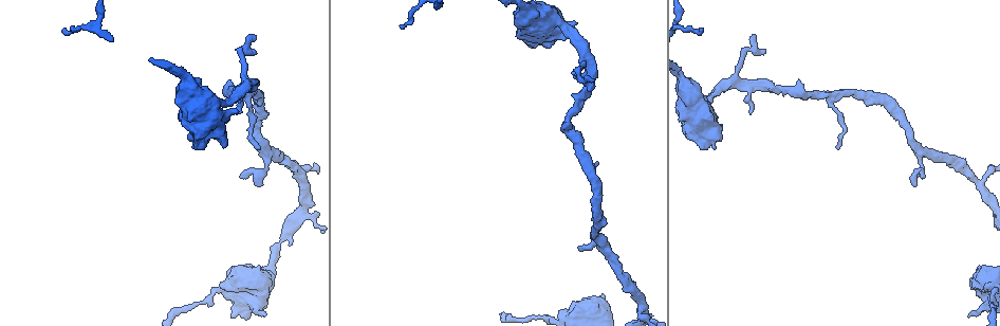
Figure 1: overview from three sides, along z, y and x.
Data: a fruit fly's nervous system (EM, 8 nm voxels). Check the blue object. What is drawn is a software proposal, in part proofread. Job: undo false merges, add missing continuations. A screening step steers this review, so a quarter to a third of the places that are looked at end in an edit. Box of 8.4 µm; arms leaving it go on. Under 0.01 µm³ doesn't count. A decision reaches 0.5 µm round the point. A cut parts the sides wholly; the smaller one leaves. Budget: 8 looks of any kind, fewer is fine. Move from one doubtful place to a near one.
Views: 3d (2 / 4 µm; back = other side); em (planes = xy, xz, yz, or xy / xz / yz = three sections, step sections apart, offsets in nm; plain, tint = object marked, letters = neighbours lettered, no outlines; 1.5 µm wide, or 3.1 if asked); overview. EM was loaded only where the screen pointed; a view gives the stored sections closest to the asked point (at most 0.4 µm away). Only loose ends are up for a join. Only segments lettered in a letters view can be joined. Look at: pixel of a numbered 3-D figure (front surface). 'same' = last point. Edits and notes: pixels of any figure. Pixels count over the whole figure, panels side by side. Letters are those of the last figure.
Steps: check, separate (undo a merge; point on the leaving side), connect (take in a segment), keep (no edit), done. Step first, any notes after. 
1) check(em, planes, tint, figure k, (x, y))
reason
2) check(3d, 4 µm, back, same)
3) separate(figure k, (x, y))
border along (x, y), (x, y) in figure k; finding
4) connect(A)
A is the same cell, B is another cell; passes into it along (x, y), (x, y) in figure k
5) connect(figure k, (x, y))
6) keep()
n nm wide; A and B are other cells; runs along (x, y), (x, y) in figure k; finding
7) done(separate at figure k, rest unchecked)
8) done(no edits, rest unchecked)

check(em, planes, tint, figure 1, (555, 24))
thick turns thin

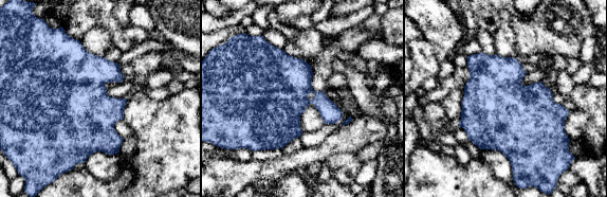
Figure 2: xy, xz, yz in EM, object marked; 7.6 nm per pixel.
check(em, planes, letters, same)
what lies round it

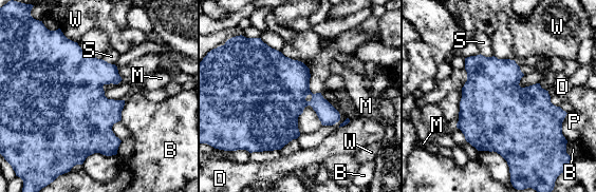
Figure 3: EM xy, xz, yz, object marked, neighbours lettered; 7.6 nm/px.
keep()
B, D, M, P, S and W are other cells; all the same neuron

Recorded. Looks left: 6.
check(em, planes, plain, figure 1, (579, 107))
abrupt turn

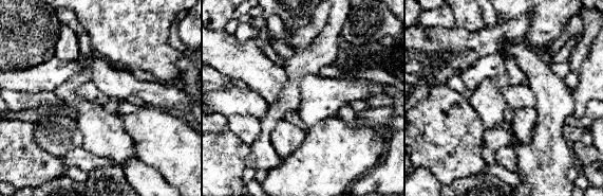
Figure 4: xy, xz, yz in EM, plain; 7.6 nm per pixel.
check(em, planes, letters, same)
what lies round it

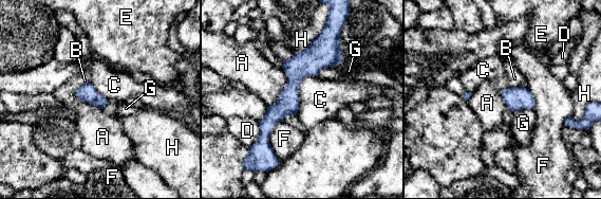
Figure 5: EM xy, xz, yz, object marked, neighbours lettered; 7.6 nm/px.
keep()
A, B, C, D, E, F, G and H are other cells; border along (283, 68), (287, 83), (267, 106) in figure 5; one neuron here

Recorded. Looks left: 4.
check(3d, 4 µm, figure 1, (922, 152))
branch point

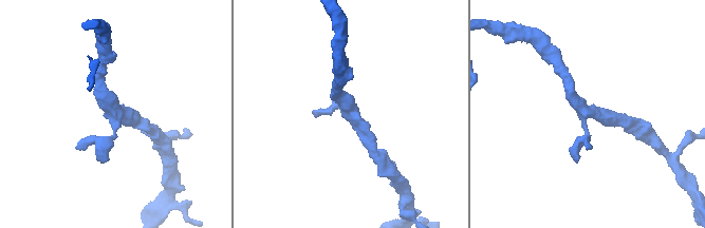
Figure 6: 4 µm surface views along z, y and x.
check(em, planes, letters, figure 6, (115, 111))
need the tissue

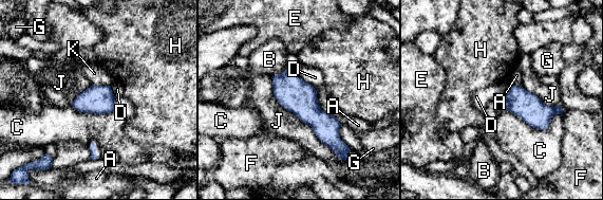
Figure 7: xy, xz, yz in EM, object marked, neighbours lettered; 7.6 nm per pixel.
keep()
A, B, C, D, E, F, G, H, J and K are other cells; continuous, no second neuron

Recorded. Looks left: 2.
done(no edits, rest unchecked)

